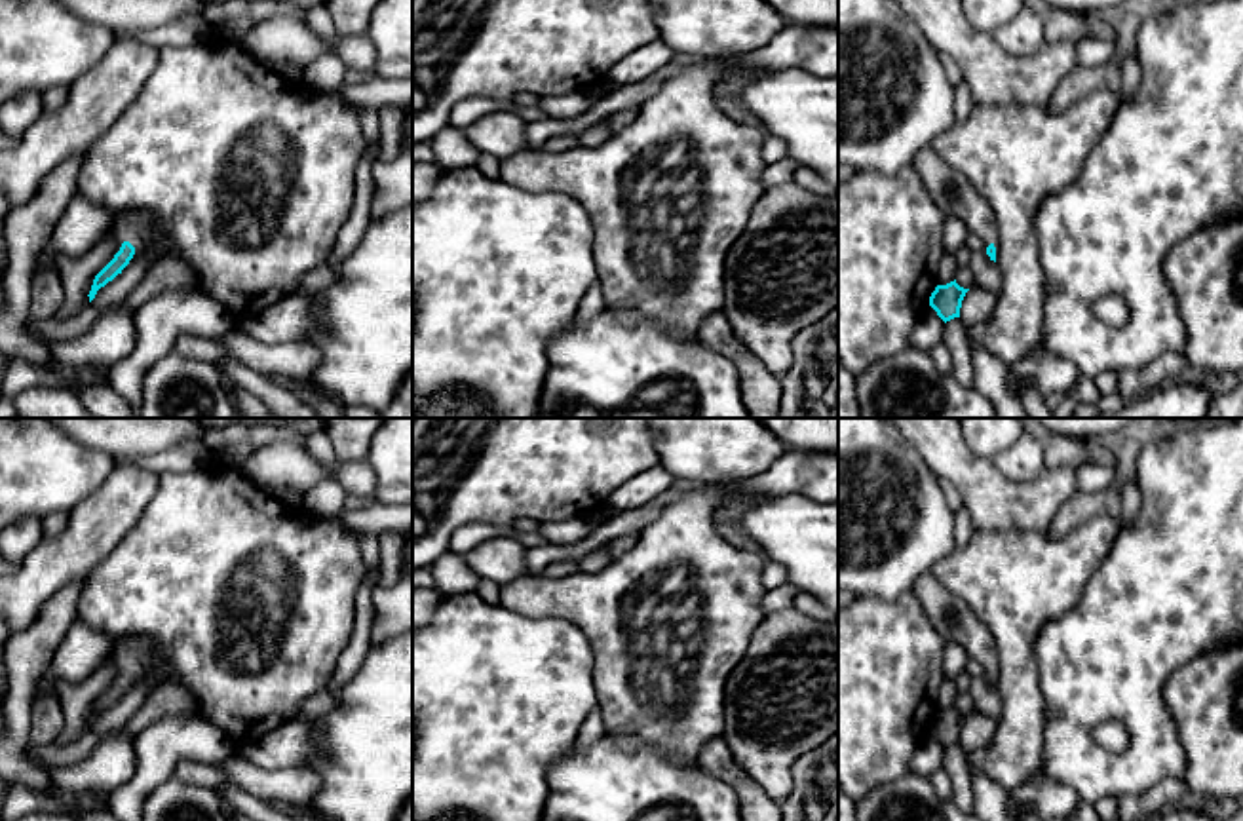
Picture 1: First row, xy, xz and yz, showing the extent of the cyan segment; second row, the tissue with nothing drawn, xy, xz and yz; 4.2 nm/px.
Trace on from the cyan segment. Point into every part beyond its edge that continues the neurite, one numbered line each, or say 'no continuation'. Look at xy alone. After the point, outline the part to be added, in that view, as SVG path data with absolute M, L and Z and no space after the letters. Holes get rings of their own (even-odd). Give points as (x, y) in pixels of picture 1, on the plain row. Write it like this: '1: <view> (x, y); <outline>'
1: xy (133, 652); M129 640L127 644L120 646L120 661L125 661L131 671L144 671L144 646L143 640Z

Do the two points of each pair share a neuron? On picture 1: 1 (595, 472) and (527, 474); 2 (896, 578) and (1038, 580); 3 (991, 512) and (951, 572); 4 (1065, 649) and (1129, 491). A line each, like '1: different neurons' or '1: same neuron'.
1: same neuron
2: different neurons
3: different neurons
4: different neurons

